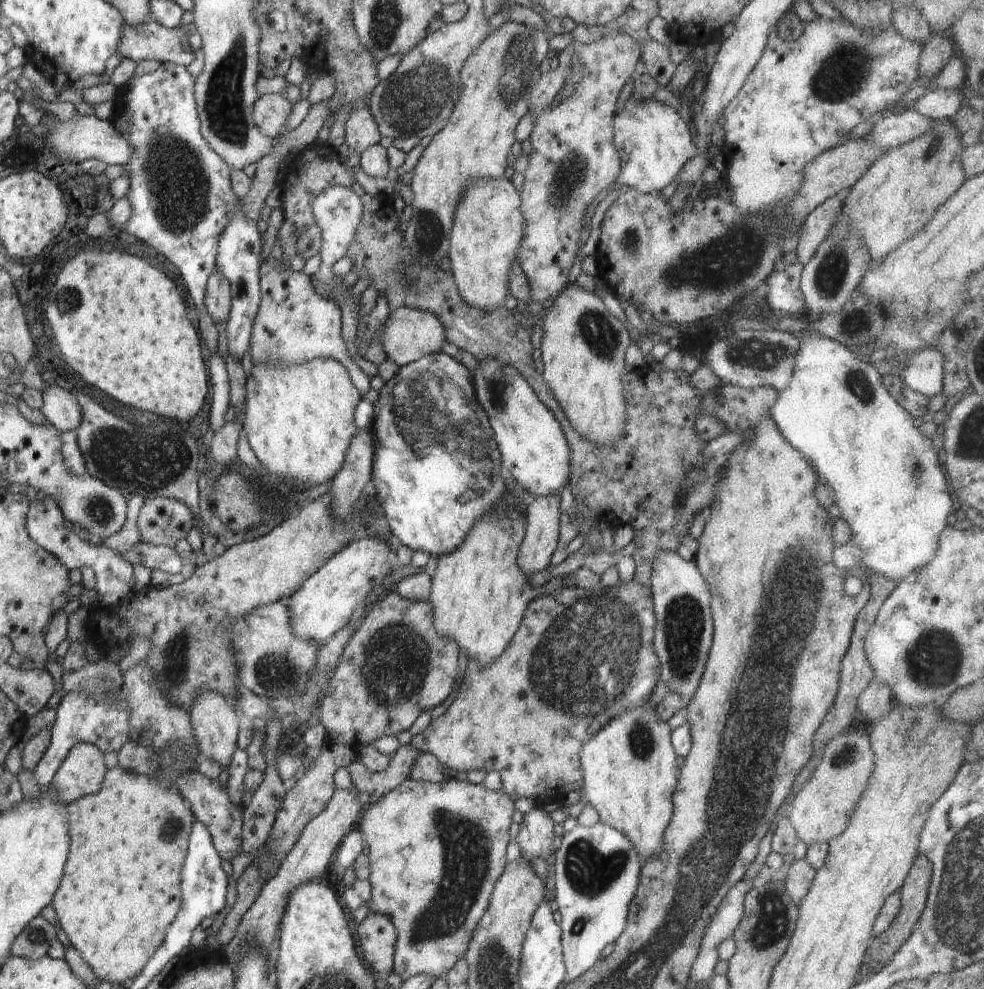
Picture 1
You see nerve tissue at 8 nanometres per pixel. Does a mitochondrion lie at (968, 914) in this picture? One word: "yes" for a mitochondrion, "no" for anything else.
yes

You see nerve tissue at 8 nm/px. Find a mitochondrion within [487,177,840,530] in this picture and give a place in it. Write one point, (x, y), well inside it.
(726, 261)

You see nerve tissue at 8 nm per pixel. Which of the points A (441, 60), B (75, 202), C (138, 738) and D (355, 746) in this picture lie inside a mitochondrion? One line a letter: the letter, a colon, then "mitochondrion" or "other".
A: mitochondrion
B: other
C: other
D: other

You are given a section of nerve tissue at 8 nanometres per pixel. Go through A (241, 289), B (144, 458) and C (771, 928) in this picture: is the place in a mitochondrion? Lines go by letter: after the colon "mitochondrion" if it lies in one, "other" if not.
A: other
B: mitochondrion
C: mitochondrion

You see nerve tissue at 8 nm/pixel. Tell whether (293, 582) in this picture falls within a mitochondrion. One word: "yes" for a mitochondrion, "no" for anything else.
no

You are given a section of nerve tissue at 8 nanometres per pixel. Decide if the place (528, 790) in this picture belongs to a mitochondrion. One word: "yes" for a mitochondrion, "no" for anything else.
no

